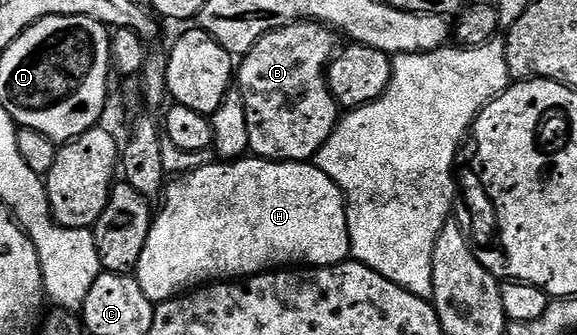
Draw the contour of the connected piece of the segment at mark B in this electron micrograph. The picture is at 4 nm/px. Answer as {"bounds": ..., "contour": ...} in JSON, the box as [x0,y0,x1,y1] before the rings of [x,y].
{"bounds":[236,20,340,162],"contour":[[[297,20],[295,24],[289,24],[264,34],[264,38],[260,38],[260,42],[256,42],[256,46],[252,46],[252,50],[241,57],[236,68],[236,88],[237,91],[242,93],[244,114],[248,114],[248,142],[250,143],[250,152],[255,157],[279,162],[310,162],[317,157],[319,150],[324,146],[324,142],[328,142],[328,138],[334,133],[334,127],[338,125],[340,119],[340,109],[333,94],[330,93],[330,87],[326,81],[326,70],[340,48],[337,39],[339,40],[339,37],[325,24],[316,24],[312,20]]]}

